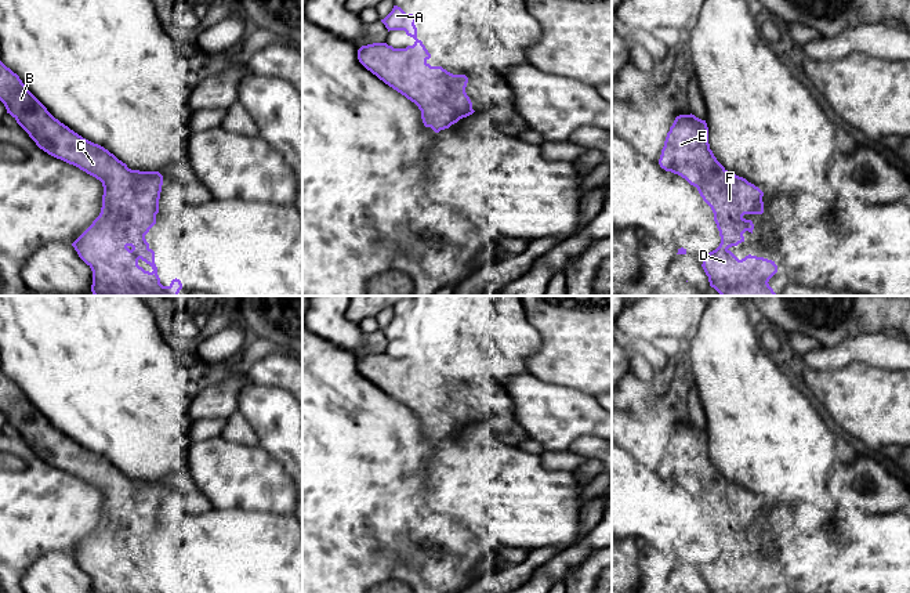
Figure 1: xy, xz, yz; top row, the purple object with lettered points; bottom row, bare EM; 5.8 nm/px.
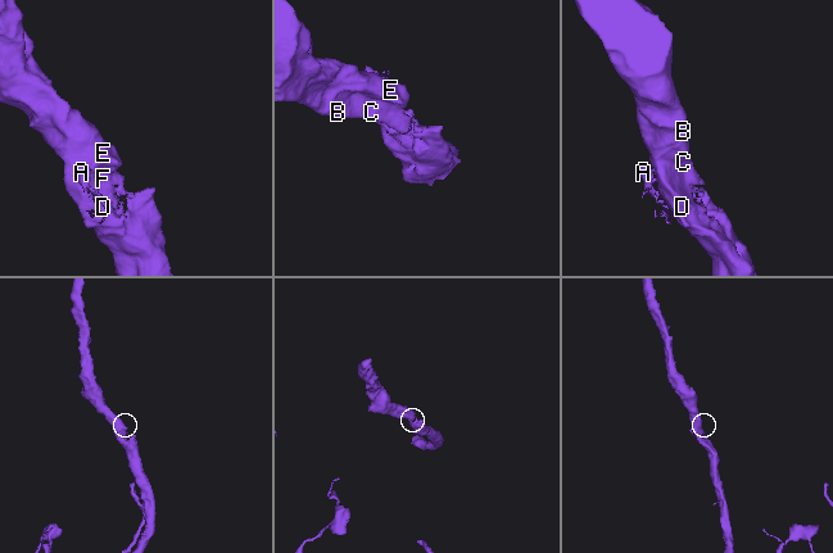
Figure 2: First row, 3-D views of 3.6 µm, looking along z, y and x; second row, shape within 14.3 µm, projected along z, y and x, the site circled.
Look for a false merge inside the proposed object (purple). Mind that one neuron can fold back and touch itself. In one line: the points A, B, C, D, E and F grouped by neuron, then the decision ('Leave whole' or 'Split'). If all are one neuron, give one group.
Groups: A B C D E F. Leave whole

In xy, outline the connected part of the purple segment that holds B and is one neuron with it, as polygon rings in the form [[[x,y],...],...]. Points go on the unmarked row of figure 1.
[[[0,370],[0,411],[36,455],[48,464],[79,477],[102,492],[102,517],[93,534],[72,553],[91,578],[93,593],[160,593],[155,561],[145,545],[156,534],[163,485],[131,480],[104,456],[94,453],[55,429],[28,399],[19,386]]]

